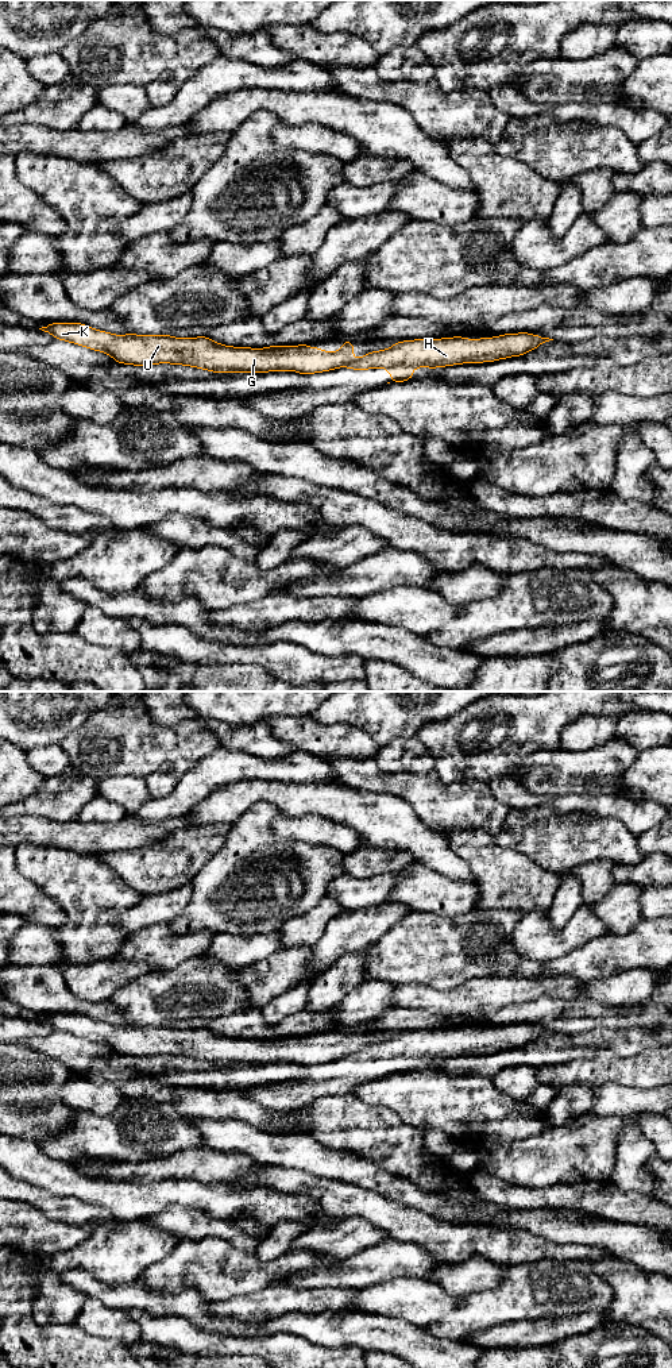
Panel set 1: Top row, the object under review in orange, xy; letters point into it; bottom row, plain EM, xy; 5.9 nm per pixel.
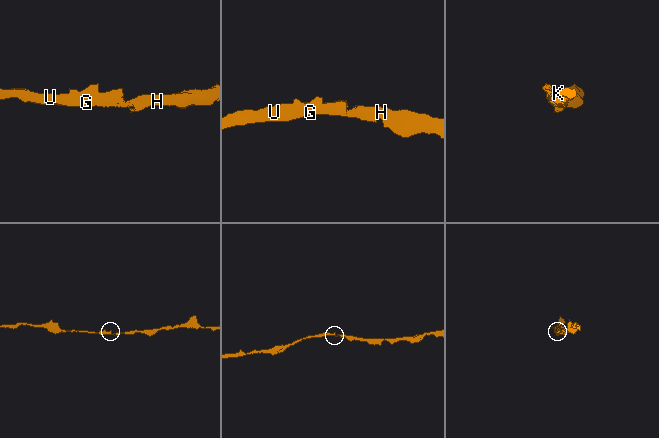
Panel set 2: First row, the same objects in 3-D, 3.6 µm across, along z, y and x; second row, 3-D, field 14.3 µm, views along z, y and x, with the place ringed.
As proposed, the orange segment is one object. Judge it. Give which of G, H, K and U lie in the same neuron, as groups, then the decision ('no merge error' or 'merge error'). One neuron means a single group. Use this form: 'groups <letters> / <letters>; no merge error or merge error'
groups G K U / H; merge error

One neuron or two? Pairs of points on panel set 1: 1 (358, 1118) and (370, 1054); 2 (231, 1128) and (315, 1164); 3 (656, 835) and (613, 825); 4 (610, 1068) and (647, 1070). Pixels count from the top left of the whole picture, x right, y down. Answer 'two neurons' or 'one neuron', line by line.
1: two neurons
2: one neuron
3: two neurons
4: one neuron

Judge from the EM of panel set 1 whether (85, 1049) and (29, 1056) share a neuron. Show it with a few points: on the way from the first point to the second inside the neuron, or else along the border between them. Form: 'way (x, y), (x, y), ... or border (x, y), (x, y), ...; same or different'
border (22, 1044), (61, 1063); different

